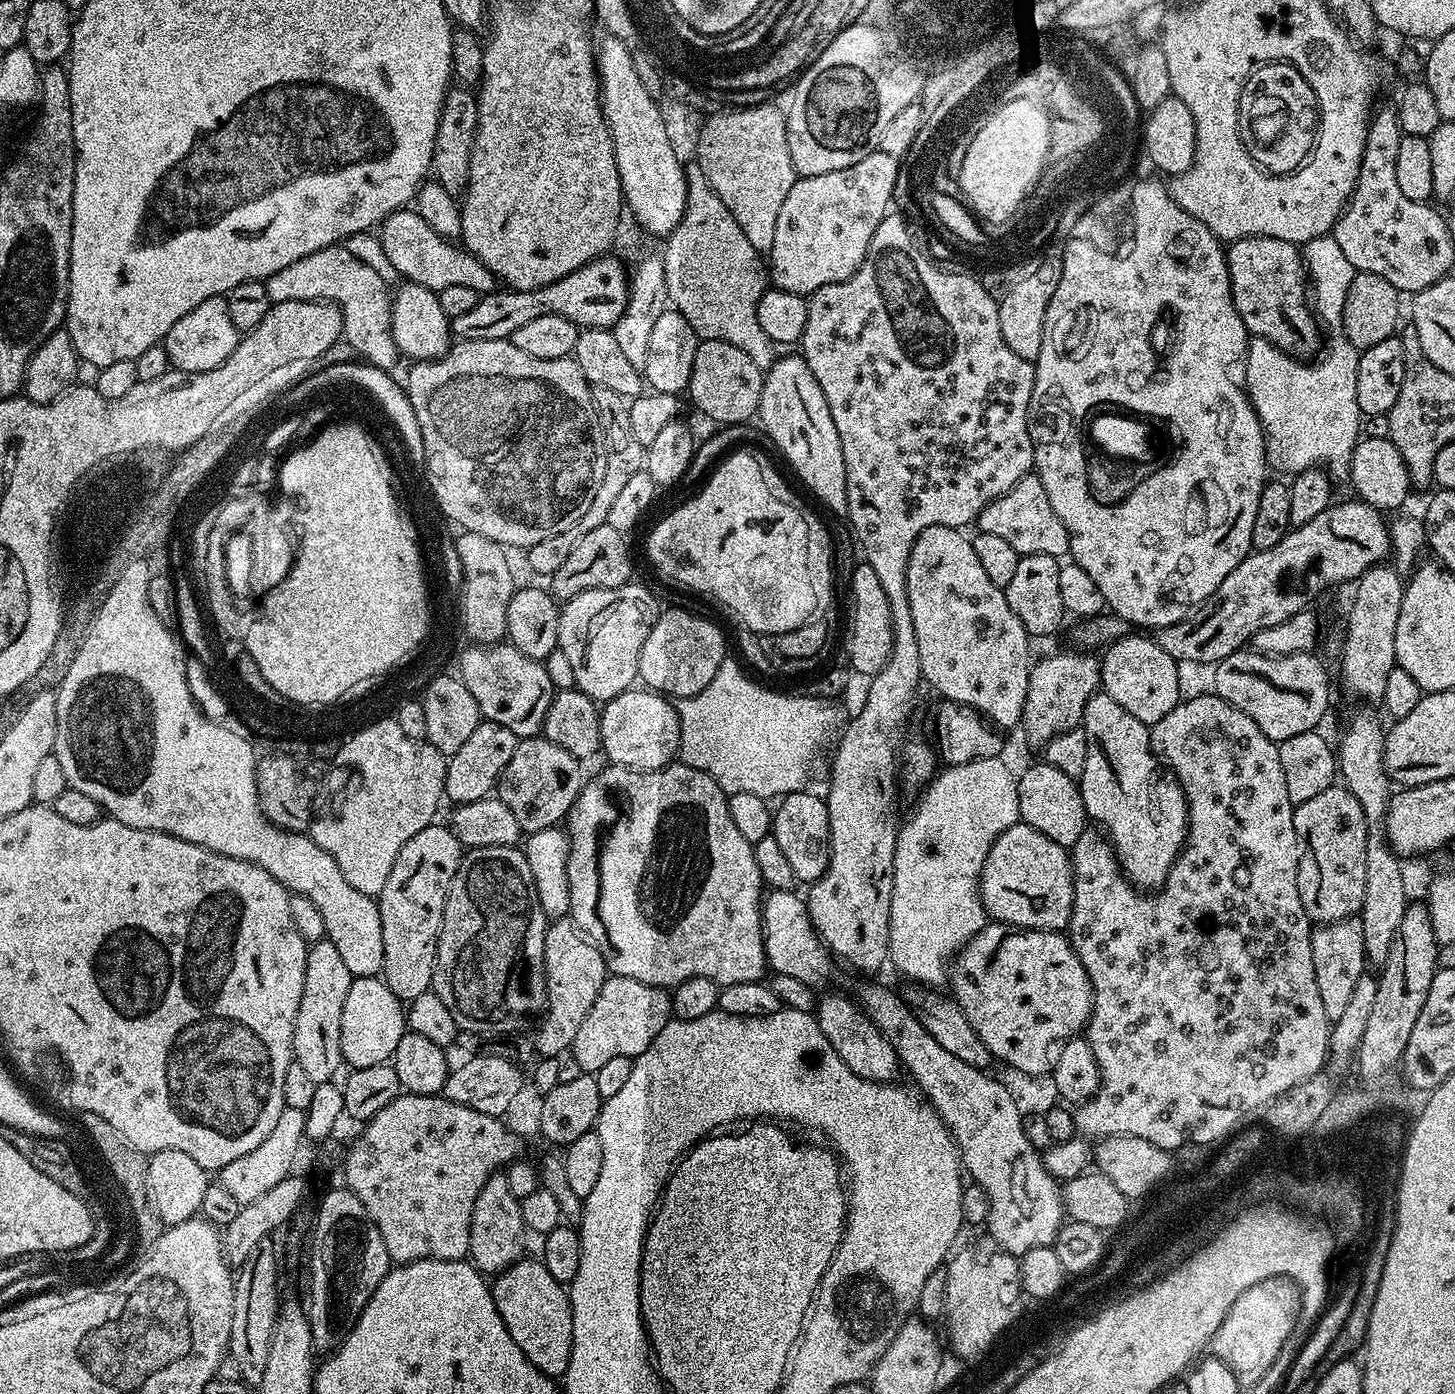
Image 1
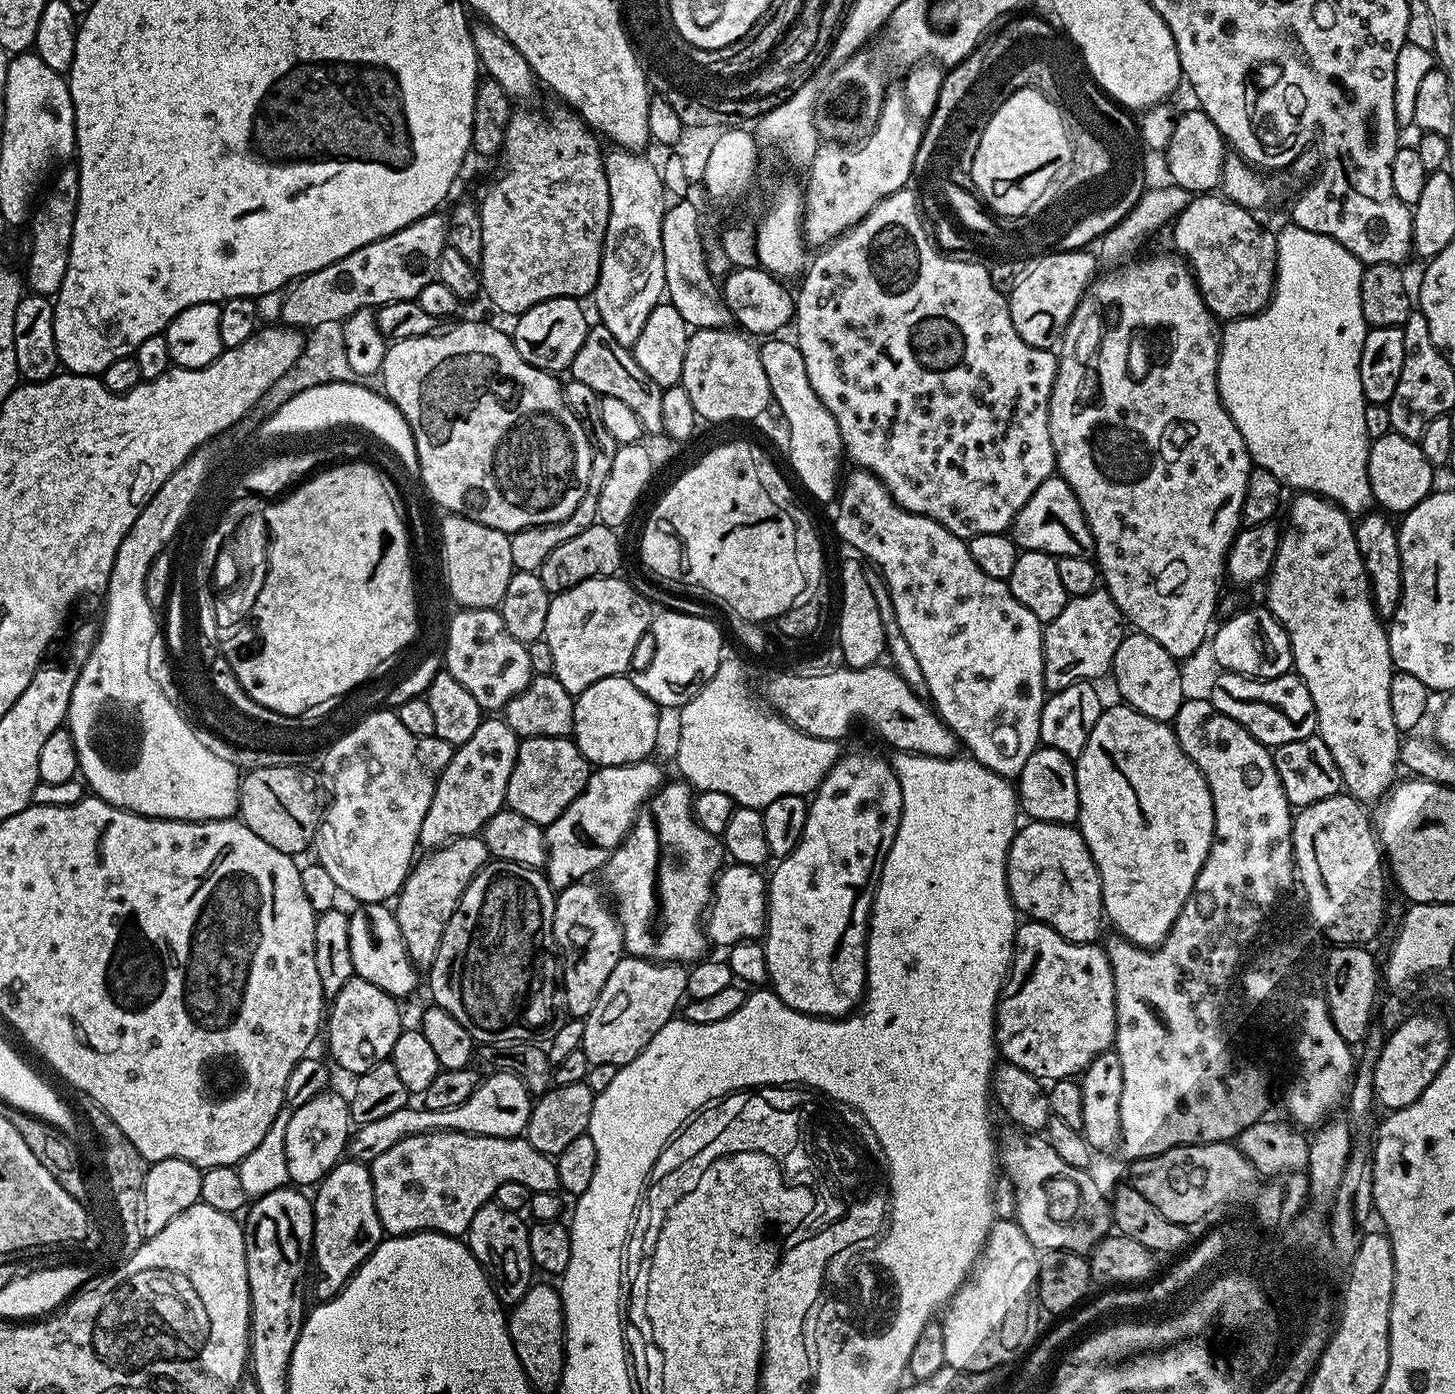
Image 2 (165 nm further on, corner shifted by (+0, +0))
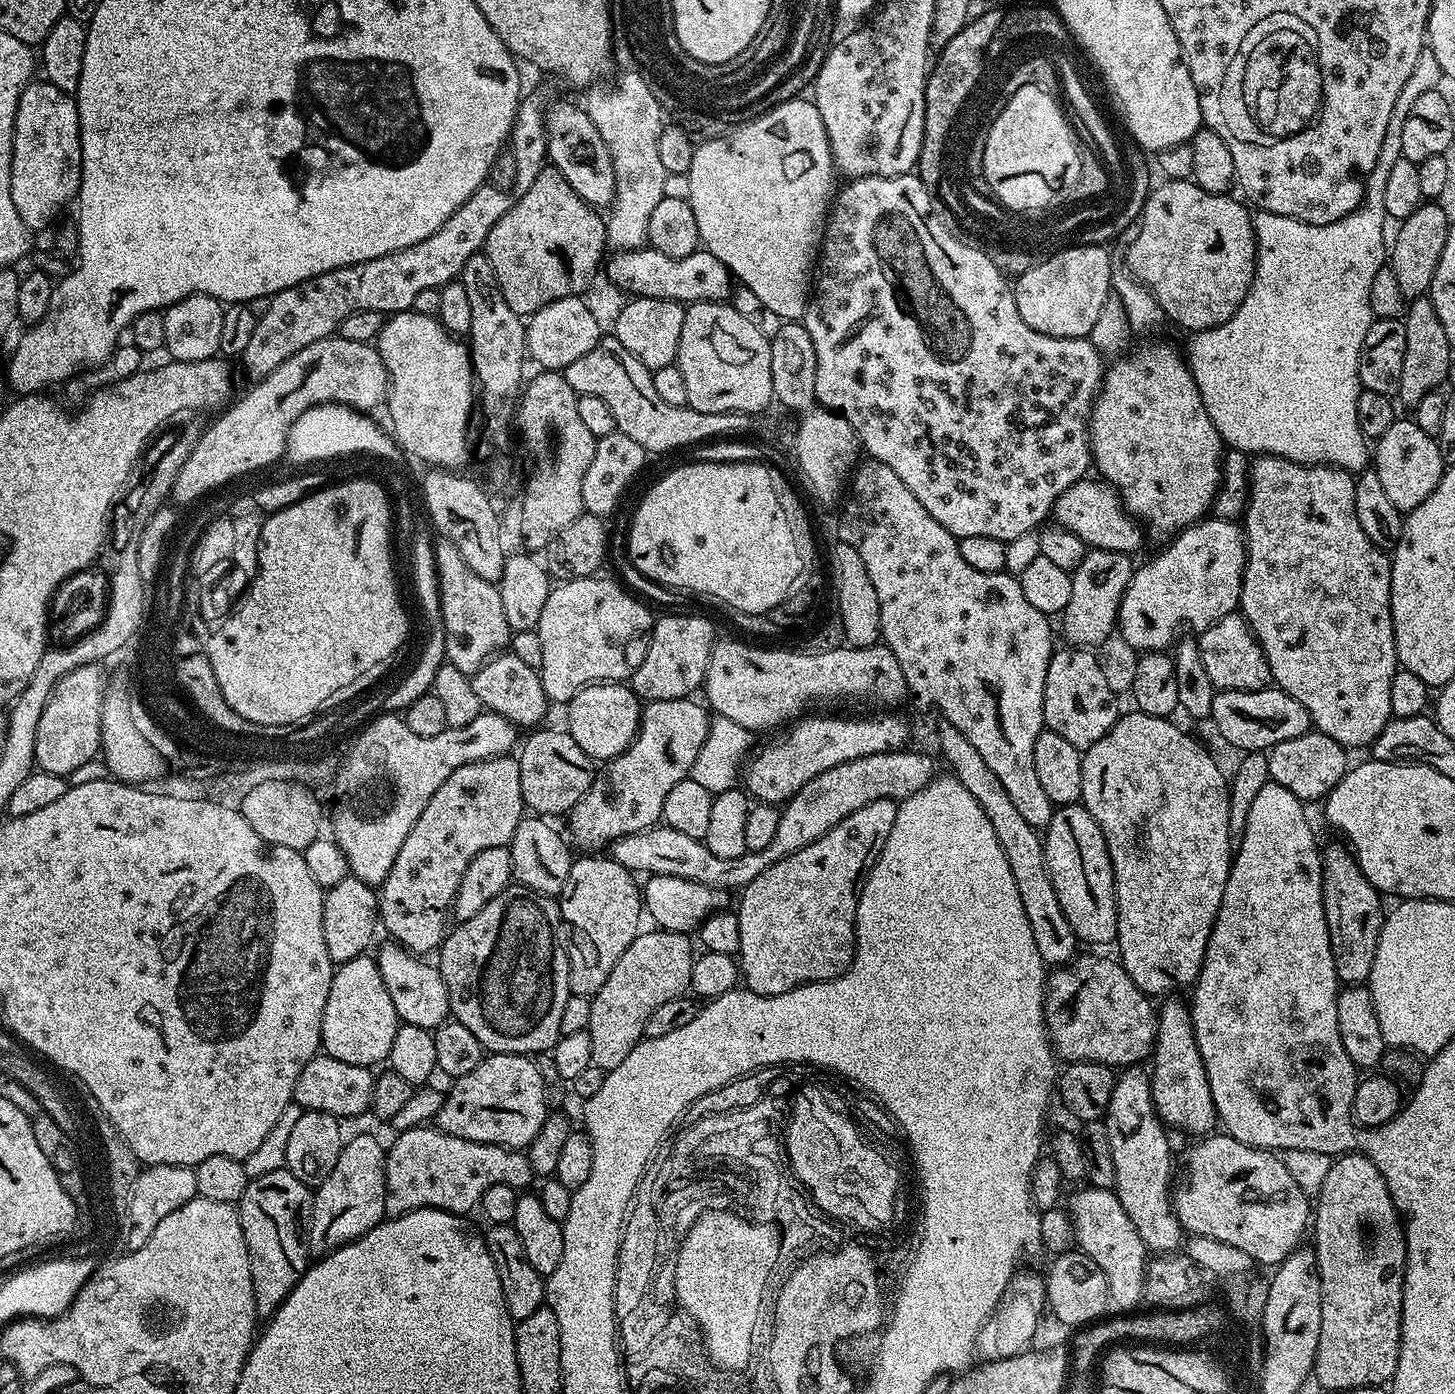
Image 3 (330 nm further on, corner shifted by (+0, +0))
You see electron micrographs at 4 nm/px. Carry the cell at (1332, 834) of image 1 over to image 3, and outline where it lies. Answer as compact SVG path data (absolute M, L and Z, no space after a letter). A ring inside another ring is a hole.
M1343 843L1340 844L1325 847L1322 852L1324 913L1337 981L1344 986L1360 986L1367 981L1374 966L1374 950L1378 950L1378 938L1384 925L1386 908L1380 905L1381 893L1368 881L1366 874L1362 874L1356 857Z

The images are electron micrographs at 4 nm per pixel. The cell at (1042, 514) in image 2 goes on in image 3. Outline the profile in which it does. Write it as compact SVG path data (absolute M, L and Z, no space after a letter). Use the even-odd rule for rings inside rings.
M1103 478L1092 479L1079 480L1074 486L1067 488L1052 508L1051 519L1066 530L1078 534L1078 538L1082 538L1089 549L1101 548L1111 552L1136 554L1140 543L1146 540L1141 525L1128 513L1117 489Z

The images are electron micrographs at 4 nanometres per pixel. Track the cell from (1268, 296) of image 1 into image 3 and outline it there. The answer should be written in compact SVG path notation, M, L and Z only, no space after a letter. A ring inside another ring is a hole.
M1191 179L1187 180L1164 180L1160 185L1153 187L1149 191L1144 207L1140 211L1138 217L1138 238L1134 238L1134 242L1127 245L1128 260L1126 266L1131 270L1132 275L1137 280L1149 288L1152 294L1155 307L1160 308L1173 320L1176 324L1181 324L1184 328L1192 328L1193 333L1203 332L1207 329L1218 326L1222 322L1226 322L1238 310L1238 306L1246 298L1246 294L1252 285L1252 279L1256 273L1256 230L1254 227L1254 216L1250 211L1247 212L1242 205L1236 200L1231 200L1231 195L1221 194L1218 192L1207 192L1199 188Z

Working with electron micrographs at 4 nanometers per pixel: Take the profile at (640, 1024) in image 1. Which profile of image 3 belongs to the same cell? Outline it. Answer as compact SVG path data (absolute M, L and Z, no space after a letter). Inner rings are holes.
M641 931L632 939L622 958L614 962L610 978L602 982L602 990L591 997L588 1023L590 1054L593 1065L605 1073L619 1066L626 1059L626 1054L645 1039L644 1027L650 1014L669 1000L685 995L691 986L694 961L692 944L688 941L691 939L683 932L651 931Z

